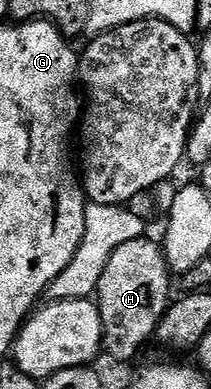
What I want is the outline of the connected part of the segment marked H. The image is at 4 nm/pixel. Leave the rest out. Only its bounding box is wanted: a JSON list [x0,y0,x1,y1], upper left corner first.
[95,238,171,364]

